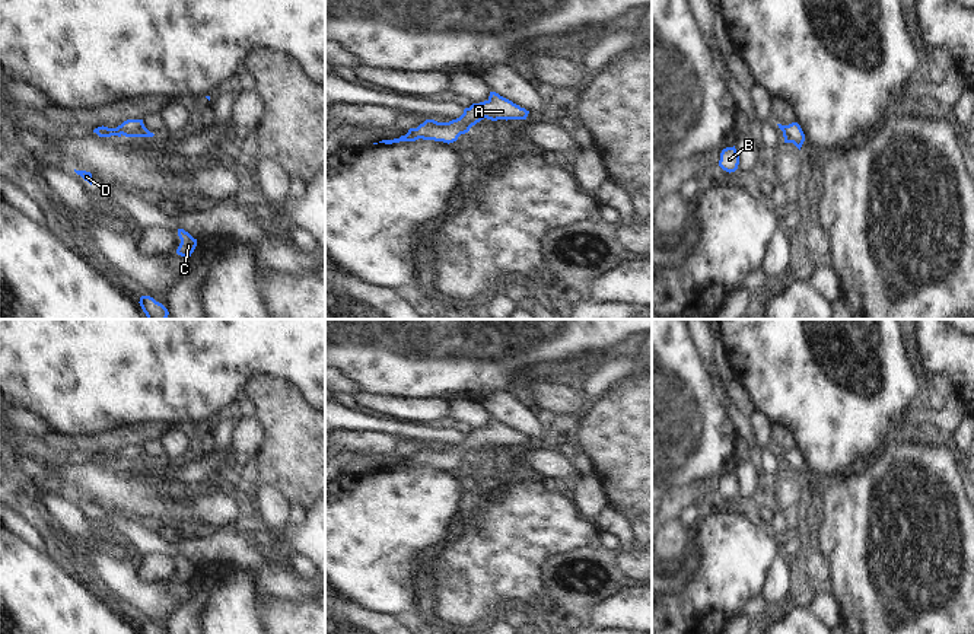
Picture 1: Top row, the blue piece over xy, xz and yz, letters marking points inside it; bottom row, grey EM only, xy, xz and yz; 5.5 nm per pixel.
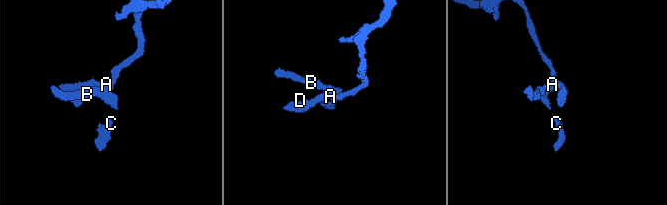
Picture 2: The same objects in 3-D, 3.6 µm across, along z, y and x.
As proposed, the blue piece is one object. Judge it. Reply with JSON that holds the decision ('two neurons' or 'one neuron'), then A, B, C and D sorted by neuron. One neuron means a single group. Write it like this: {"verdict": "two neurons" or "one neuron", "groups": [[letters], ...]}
{"verdict": "one neuron", "groups": [["A", "B", "C", "D"]]}

